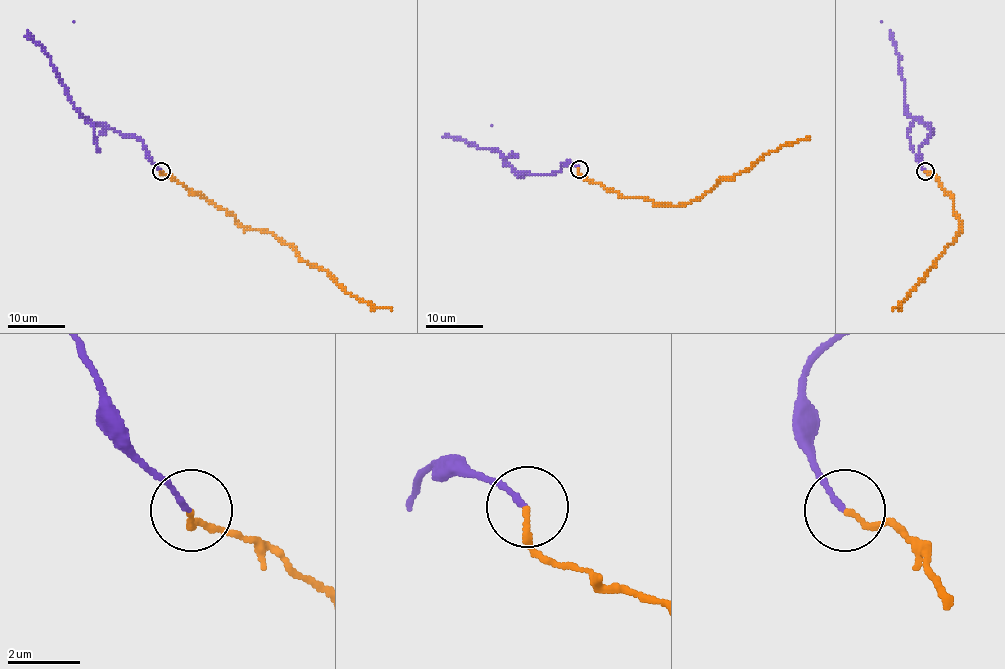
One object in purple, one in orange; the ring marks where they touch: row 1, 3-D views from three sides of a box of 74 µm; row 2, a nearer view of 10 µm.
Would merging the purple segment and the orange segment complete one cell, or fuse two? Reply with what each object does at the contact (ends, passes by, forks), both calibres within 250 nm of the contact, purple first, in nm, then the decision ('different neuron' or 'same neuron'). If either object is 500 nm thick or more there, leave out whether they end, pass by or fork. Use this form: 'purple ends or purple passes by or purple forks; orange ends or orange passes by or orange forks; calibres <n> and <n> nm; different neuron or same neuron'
purple ends; orange ends; calibres 150 and 140 nm; same neuron

